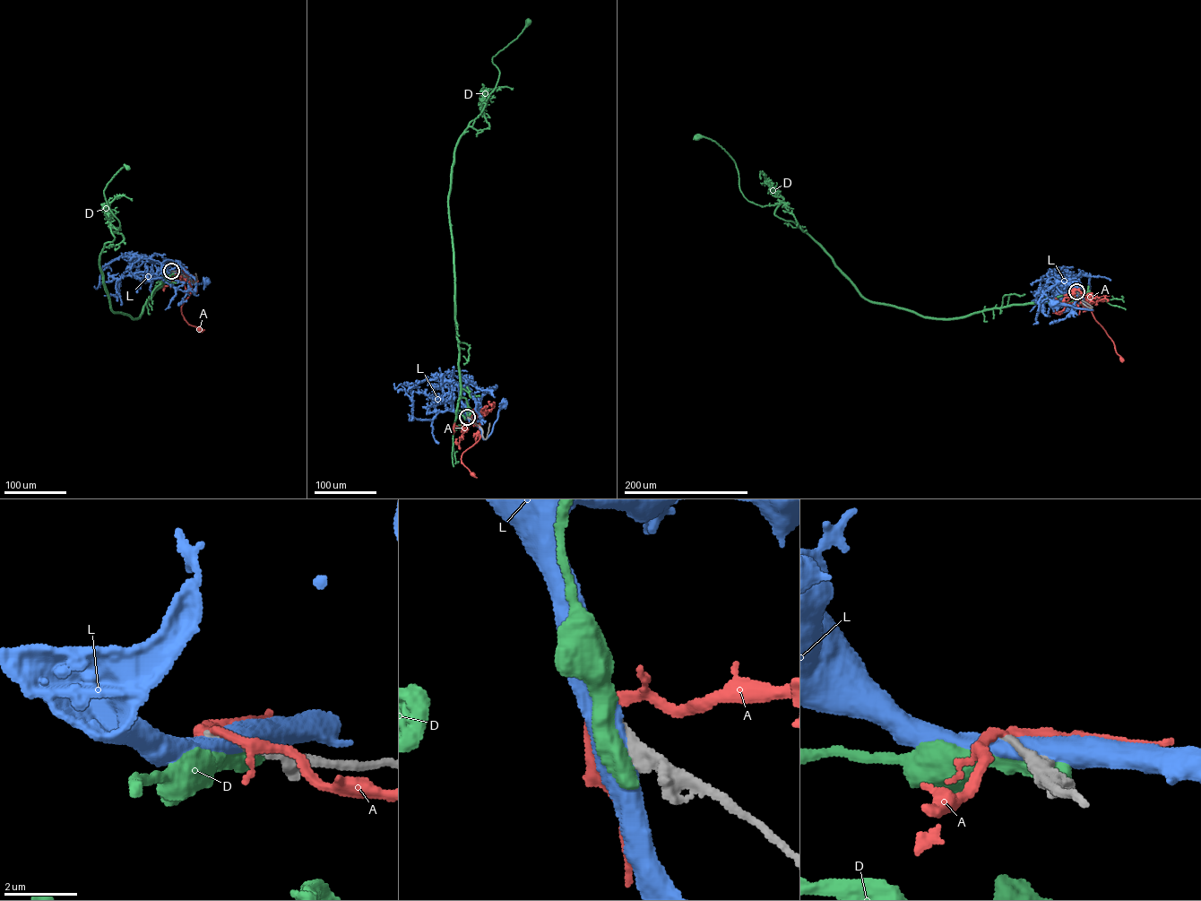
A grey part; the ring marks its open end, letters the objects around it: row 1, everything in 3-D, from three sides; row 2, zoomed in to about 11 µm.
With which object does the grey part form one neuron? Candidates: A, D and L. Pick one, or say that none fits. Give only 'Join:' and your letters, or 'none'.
Join: none

